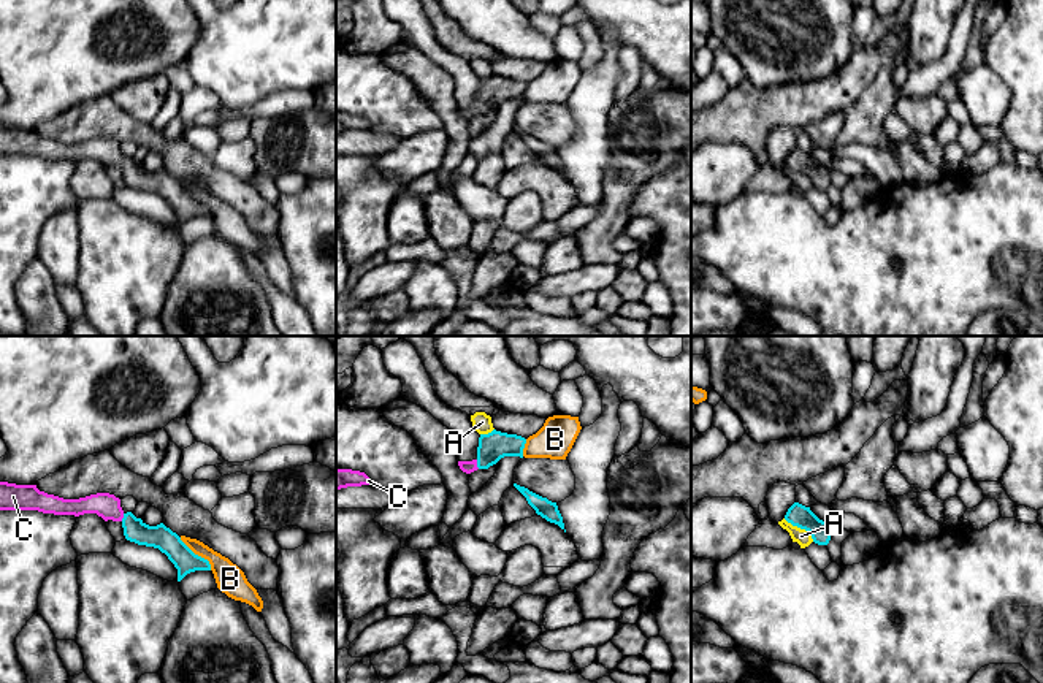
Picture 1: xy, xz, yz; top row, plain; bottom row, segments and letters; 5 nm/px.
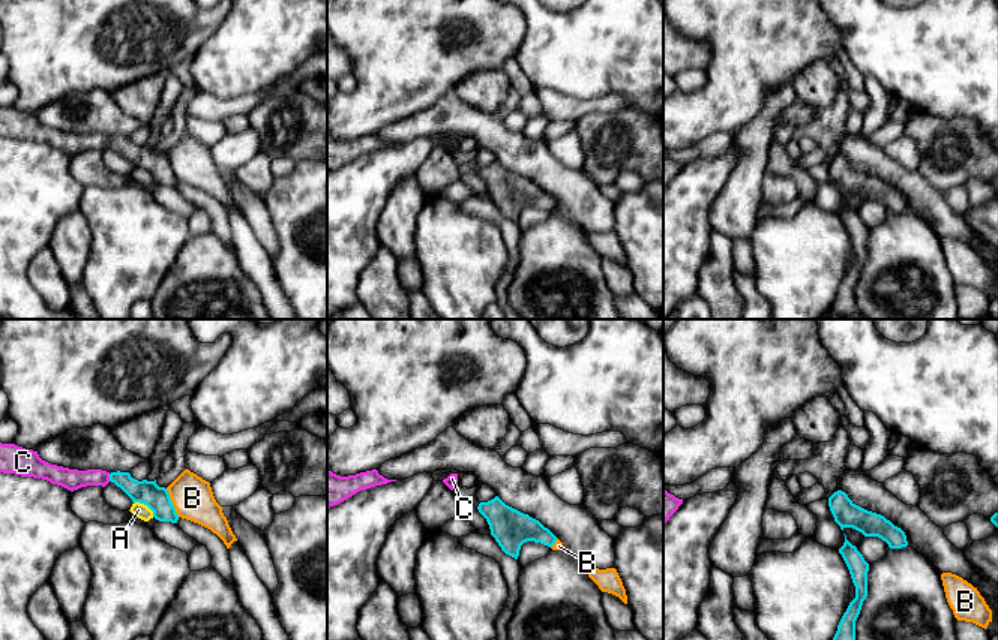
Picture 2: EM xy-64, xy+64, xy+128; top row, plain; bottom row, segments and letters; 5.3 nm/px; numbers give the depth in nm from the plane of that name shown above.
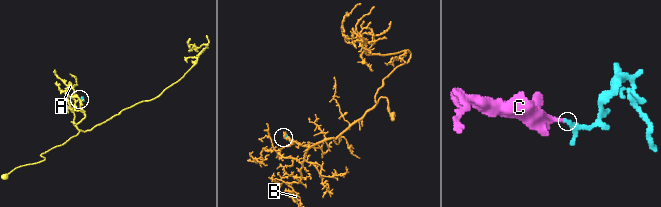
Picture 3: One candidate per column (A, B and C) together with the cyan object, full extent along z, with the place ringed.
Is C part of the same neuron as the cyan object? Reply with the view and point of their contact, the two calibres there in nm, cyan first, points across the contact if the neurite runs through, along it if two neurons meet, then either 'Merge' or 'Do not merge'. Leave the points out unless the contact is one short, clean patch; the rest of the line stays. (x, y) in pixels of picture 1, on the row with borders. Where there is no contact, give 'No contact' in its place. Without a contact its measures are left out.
Touches cyan at xz (477, 465). Thickness 140 nm (cyan) against 60 nm. Path across: xz (492, 447), (477, 465), (466, 466). Merge

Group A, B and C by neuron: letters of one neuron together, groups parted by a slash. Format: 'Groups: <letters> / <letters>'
Groups: A / B / C

